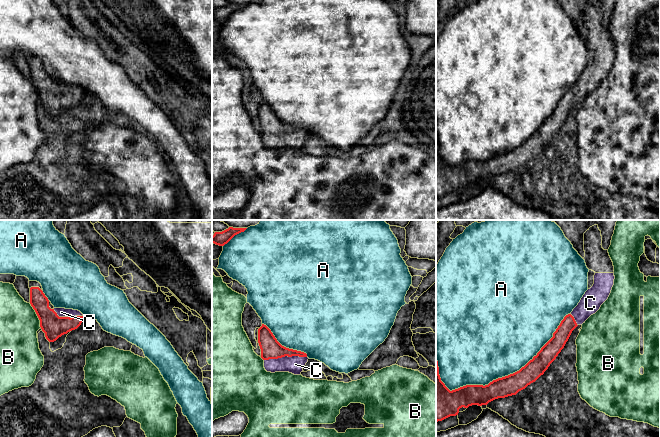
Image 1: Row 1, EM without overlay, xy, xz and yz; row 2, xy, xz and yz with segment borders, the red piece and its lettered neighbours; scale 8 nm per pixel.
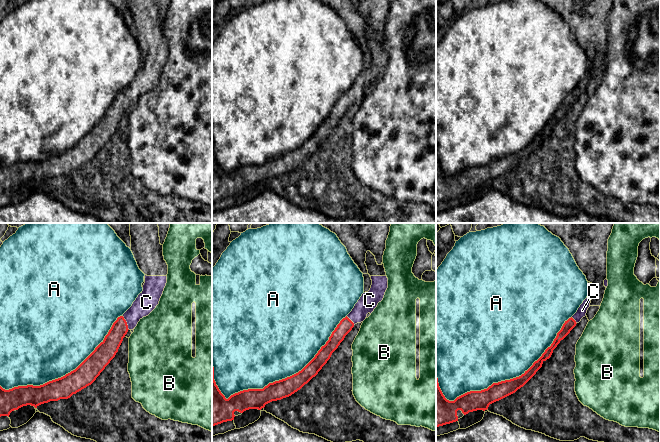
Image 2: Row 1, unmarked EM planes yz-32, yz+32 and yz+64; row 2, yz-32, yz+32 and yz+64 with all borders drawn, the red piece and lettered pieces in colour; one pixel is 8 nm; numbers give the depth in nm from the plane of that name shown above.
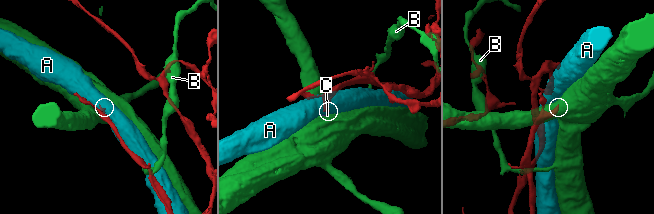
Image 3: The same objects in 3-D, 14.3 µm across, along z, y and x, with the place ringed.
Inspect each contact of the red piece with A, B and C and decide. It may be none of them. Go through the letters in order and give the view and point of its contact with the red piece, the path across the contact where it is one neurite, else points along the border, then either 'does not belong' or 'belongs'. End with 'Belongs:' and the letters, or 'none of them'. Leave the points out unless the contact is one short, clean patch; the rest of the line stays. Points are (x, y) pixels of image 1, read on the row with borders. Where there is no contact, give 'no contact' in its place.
A: meets red in yz at (510, 374); does not belong
B: meets red in xy at (37, 315); does not belong
C: meets red in xz at (285, 355); runs through xz (270, 348), (277, 355), (285, 355), (295, 364); belongs
Belongs: C

